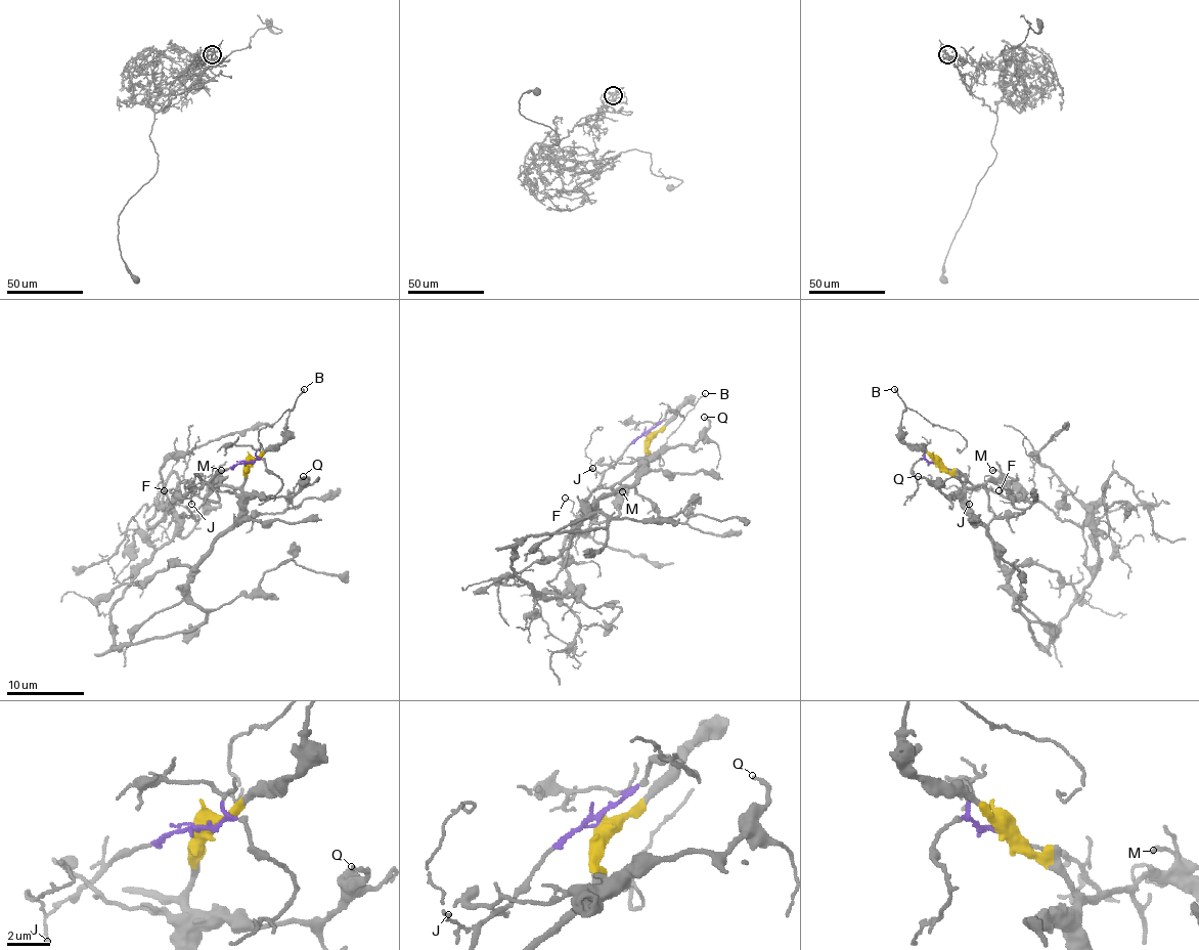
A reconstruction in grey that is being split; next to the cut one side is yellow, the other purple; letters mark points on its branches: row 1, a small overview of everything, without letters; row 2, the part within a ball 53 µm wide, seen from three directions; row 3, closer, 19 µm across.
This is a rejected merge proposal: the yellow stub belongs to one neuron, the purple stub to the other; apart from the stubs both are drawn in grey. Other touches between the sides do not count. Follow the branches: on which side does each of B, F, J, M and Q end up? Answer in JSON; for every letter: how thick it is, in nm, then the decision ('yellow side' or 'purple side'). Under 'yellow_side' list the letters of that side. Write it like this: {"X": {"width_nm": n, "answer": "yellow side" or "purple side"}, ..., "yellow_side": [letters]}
{"B": {"width_nm": 140, "answer": "yellow side"}, "F": {"width_nm": 100, "answer": "purple side"}, "J": {"width_nm": 110, "answer": "purple side"}, "M": {"width_nm": 160, "answer": "yellow side"}, "Q": {"width_nm": 190, "answer": "yellow side"}, "yellow_side": ["B", "M", "Q"]}

